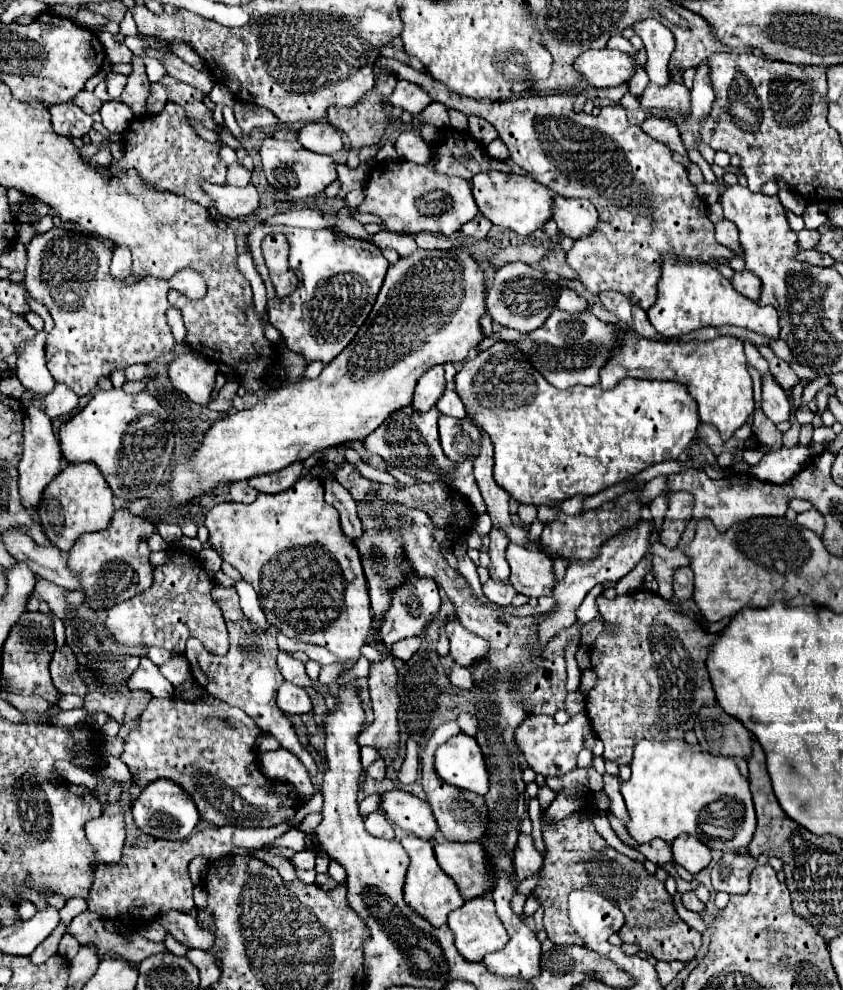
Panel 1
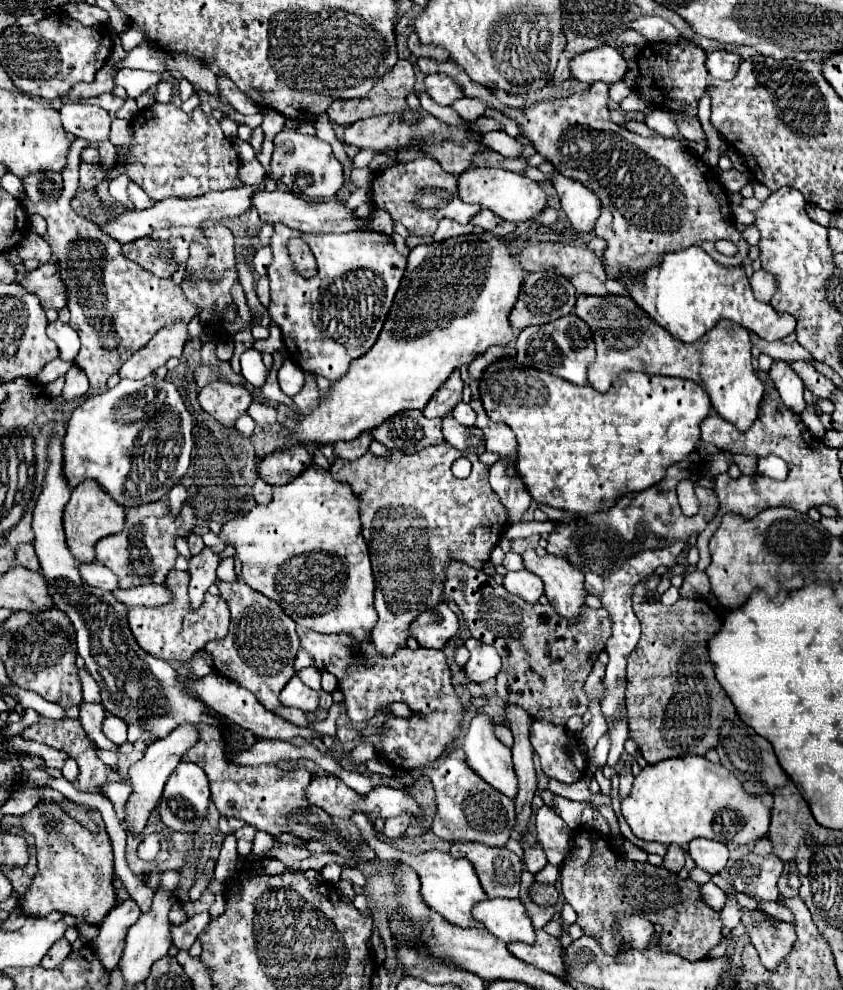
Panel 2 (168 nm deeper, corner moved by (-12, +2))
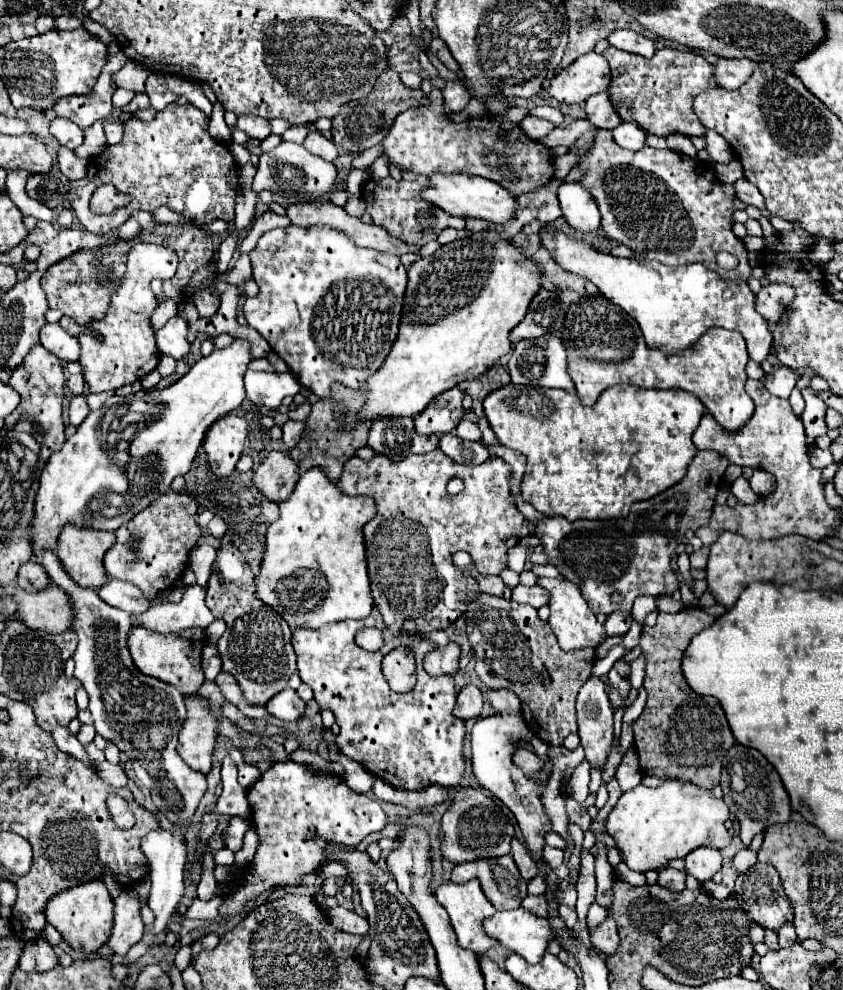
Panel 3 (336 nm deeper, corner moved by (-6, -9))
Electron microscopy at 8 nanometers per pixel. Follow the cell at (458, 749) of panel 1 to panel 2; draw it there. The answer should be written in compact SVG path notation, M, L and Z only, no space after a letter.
M474 716L468 732L464 736L464 744L462 750L466 754L466 764L470 770L474 770L474 774L478 774L484 782L488 782L492 788L496 788L498 792L514 798L516 796L516 776L514 776L514 768L512 768L512 754L510 748L506 748L492 732L492 720L488 716Z

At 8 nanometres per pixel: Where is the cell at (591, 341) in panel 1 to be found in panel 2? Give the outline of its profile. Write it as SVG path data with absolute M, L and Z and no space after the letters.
M576 314L560 316L558 320L552 320L544 326L524 328L516 340L516 350L518 350L516 358L520 364L554 374L576 386L588 384L588 366L592 366L592 362L596 360L596 346L594 346L592 330Z

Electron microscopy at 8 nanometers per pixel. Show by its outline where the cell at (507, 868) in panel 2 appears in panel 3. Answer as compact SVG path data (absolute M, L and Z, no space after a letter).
M512 855L462 863L452 869L450 879L454 883L466 883L470 879L478 879L482 883L482 891L496 907L496 911L516 909L528 895L526 881L522 879L520 871L516 871Z

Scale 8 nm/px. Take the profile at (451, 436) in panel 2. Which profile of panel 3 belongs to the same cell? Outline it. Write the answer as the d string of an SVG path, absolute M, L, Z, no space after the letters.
M446 433L440 439L440 449L456 463L464 465L480 465L488 461L490 451L480 441L464 441L458 439L454 433Z

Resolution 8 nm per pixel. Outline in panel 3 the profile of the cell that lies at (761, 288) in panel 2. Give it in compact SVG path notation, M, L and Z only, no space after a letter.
M770 283L756 295L756 311L770 323L778 323L788 303L794 299L794 287L786 283Z

